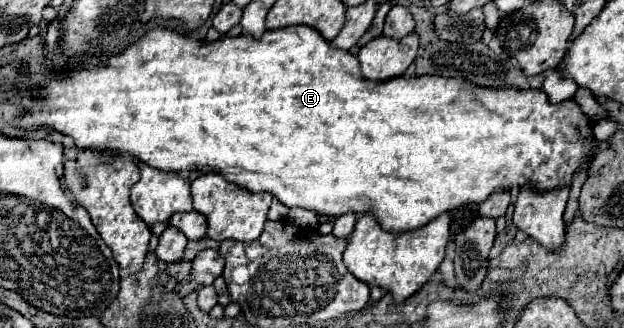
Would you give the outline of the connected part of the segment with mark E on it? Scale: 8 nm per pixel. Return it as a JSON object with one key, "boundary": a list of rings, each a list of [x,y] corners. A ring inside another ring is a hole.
{"boundary":[[[286,26],[278,30],[266,30],[262,38],[254,40],[248,34],[240,36],[222,36],[216,42],[200,42],[190,38],[188,34],[178,34],[170,28],[152,28],[134,42],[128,50],[106,56],[106,58],[84,58],[81,70],[73,73],[61,73],[52,79],[38,84],[38,92],[34,94],[34,106],[24,112],[24,116],[16,122],[22,130],[40,130],[54,128],[66,136],[74,138],[78,148],[88,148],[94,152],[106,152],[106,156],[132,156],[152,168],[170,170],[170,172],[220,172],[228,182],[234,182],[250,192],[270,192],[286,206],[298,206],[306,210],[314,210],[320,216],[336,218],[346,212],[366,214],[372,212],[380,220],[384,230],[390,232],[408,232],[426,226],[430,220],[440,216],[446,210],[454,210],[462,204],[480,204],[494,190],[524,186],[532,182],[536,190],[546,192],[552,188],[570,186],[570,180],[576,168],[588,160],[592,148],[606,148],[608,142],[596,142],[592,136],[592,124],[582,114],[574,100],[564,100],[562,104],[550,104],[544,90],[514,90],[514,88],[480,88],[462,78],[442,78],[442,76],[414,76],[414,78],[394,78],[382,84],[374,84],[366,80],[360,72],[360,62],[354,54],[346,50],[330,48],[330,44],[308,26]]]}

